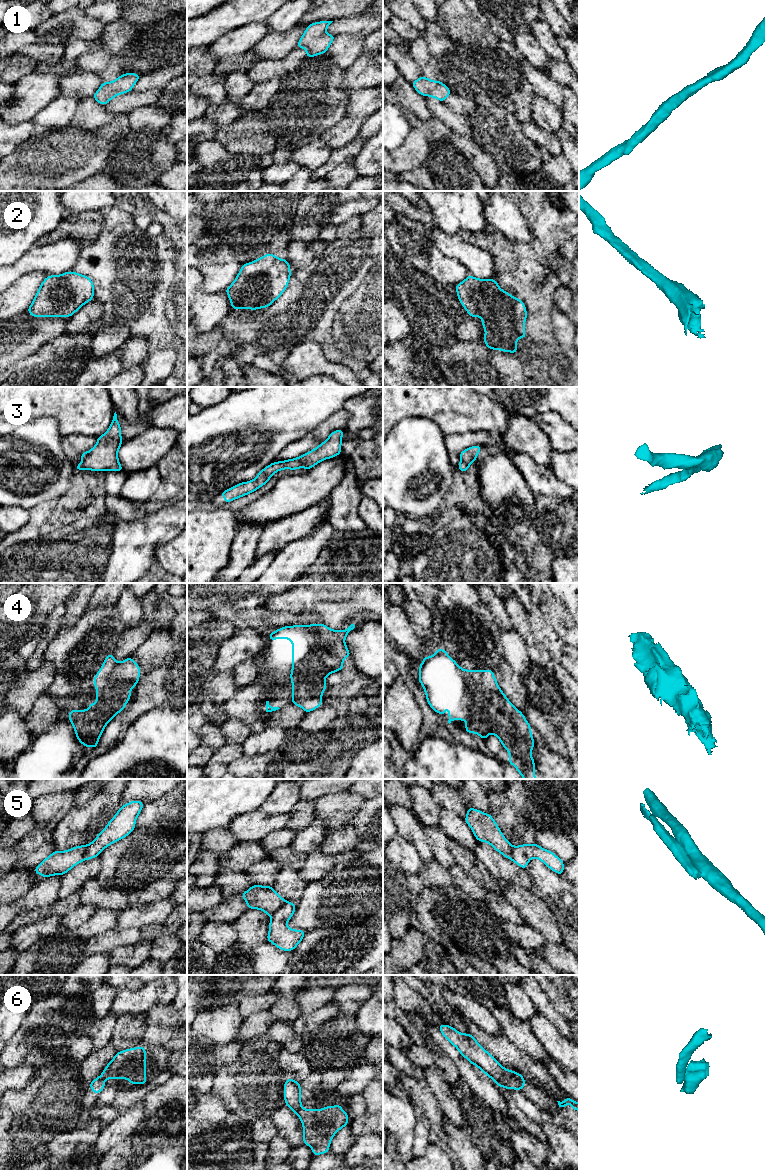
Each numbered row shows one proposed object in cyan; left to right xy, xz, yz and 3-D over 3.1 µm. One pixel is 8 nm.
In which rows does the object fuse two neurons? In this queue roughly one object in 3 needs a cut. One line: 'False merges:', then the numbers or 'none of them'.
False merges: 5, 6

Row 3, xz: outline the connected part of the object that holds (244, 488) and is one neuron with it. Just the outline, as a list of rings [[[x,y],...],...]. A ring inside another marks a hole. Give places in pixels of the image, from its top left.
[[[336,430],[330,433],[329,437],[315,449],[295,458],[285,461],[273,462],[264,469],[251,481],[241,482],[220,494],[225,500],[225,504],[232,500],[248,495],[251,492],[265,485],[269,479],[279,470],[298,468],[311,469],[319,462],[333,458],[341,454],[342,435],[344,430]]]

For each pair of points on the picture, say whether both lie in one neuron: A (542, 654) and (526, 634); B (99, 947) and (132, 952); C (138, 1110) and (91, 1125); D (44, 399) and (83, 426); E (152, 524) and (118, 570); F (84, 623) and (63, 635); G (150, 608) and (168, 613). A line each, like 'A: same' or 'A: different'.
A: same
B: different
C: different
D: same
E: same
F: same
G: same

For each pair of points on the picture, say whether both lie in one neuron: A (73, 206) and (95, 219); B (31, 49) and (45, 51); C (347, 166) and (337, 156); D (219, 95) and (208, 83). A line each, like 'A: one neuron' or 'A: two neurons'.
A: two neurons
B: one neuron
C: two neurons
D: one neuron

